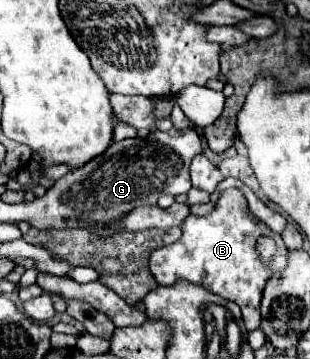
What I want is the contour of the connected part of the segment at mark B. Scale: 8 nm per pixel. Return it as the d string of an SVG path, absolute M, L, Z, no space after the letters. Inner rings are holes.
M238 189L224 191L210 215L188 215L182 223L182 237L170 245L164 245L162 249L156 249L150 257L150 273L158 285L172 285L176 277L204 285L208 291L240 305L248 331L260 327L260 301L266 281L272 277L272 273L282 271L284 267L286 245L280 233L270 231L262 221L252 221L246 199ZM258 237L272 237L276 241L278 251L270 263L262 263L256 255Z

